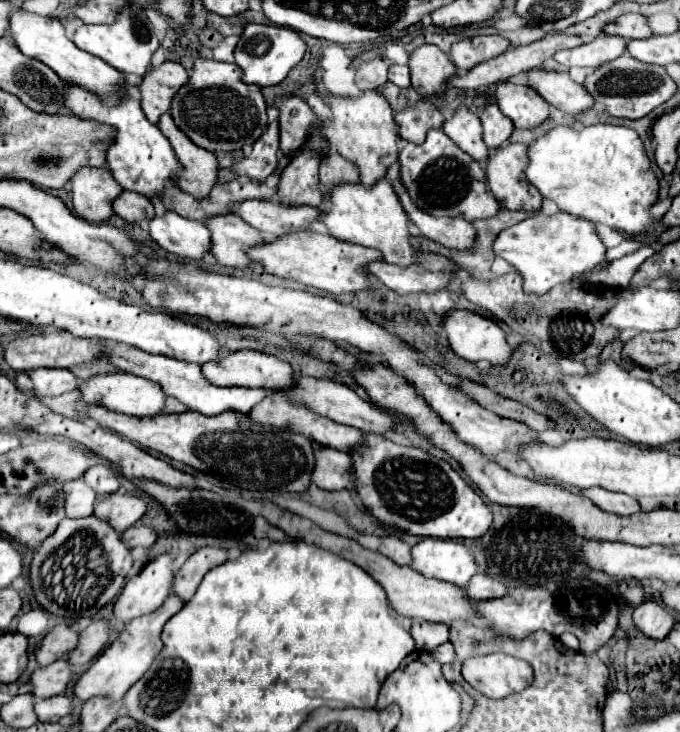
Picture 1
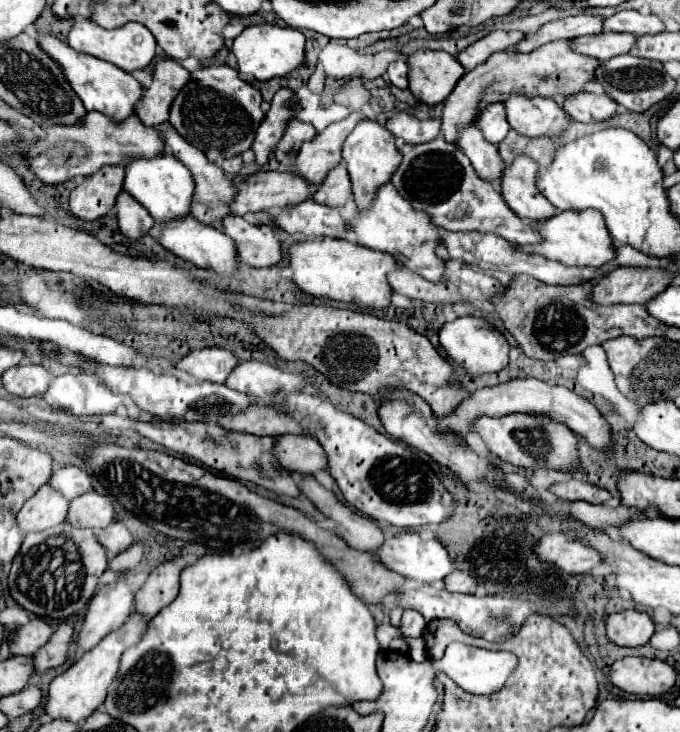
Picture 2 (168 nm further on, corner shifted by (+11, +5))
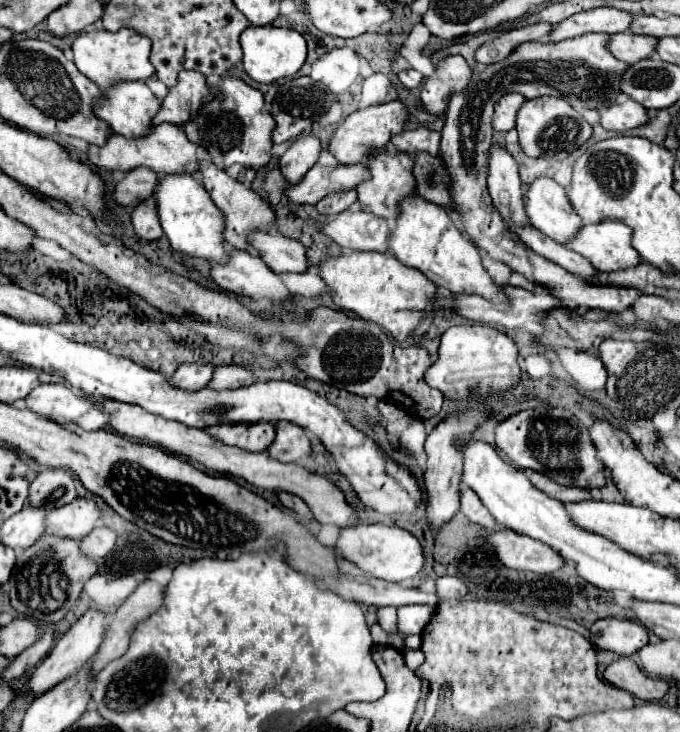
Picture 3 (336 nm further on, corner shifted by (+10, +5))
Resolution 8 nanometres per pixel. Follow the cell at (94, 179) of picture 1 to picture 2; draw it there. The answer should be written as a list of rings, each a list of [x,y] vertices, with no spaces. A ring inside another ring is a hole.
[[[111,165],[85,177],[73,191],[69,199],[71,213],[79,219],[93,221],[107,215],[115,207],[117,193],[123,191],[123,165]]]

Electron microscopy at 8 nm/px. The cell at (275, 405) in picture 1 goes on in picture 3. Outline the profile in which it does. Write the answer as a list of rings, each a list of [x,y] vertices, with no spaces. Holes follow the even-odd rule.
[[[226,423],[212,425],[206,429],[212,437],[226,445],[234,445],[246,451],[264,451],[276,437],[276,427],[272,423]]]

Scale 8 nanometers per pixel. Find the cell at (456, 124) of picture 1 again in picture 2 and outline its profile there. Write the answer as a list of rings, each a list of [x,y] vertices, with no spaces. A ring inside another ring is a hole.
[[[465,125],[459,129],[459,147],[469,157],[479,177],[485,177],[485,181],[491,183],[499,183],[503,159],[497,151],[497,145],[485,141],[475,125]]]

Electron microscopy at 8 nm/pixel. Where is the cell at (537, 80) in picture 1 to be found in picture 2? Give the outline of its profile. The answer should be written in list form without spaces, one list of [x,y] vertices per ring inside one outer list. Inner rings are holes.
[[[577,93],[565,97],[563,109],[581,123],[603,123],[617,115],[619,105],[607,95],[593,95],[593,93]]]

